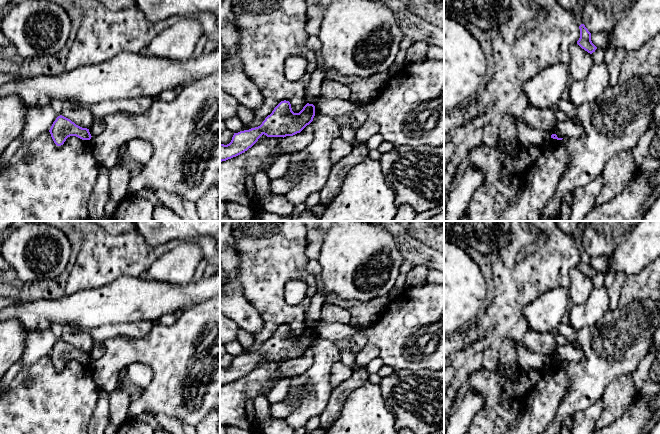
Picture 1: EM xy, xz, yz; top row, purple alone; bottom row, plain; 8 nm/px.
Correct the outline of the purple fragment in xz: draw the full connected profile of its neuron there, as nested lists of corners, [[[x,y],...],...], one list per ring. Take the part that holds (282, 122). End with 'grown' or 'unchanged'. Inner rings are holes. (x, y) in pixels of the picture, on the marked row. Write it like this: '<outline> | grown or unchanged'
[[[281,101],[274,108],[272,113],[265,118],[260,126],[234,133],[229,144],[220,144],[220,162],[226,161],[244,153],[249,148],[251,148],[263,134],[267,137],[284,138],[286,136],[293,136],[297,133],[300,133],[307,125],[309,125],[313,121],[314,116],[315,106],[313,104],[307,103],[299,113],[294,113],[289,101]]] | unchanged

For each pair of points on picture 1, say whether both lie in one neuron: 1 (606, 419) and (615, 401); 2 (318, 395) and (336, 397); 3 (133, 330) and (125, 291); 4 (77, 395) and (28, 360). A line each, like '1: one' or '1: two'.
1: one
2: two
3: two
4: two

